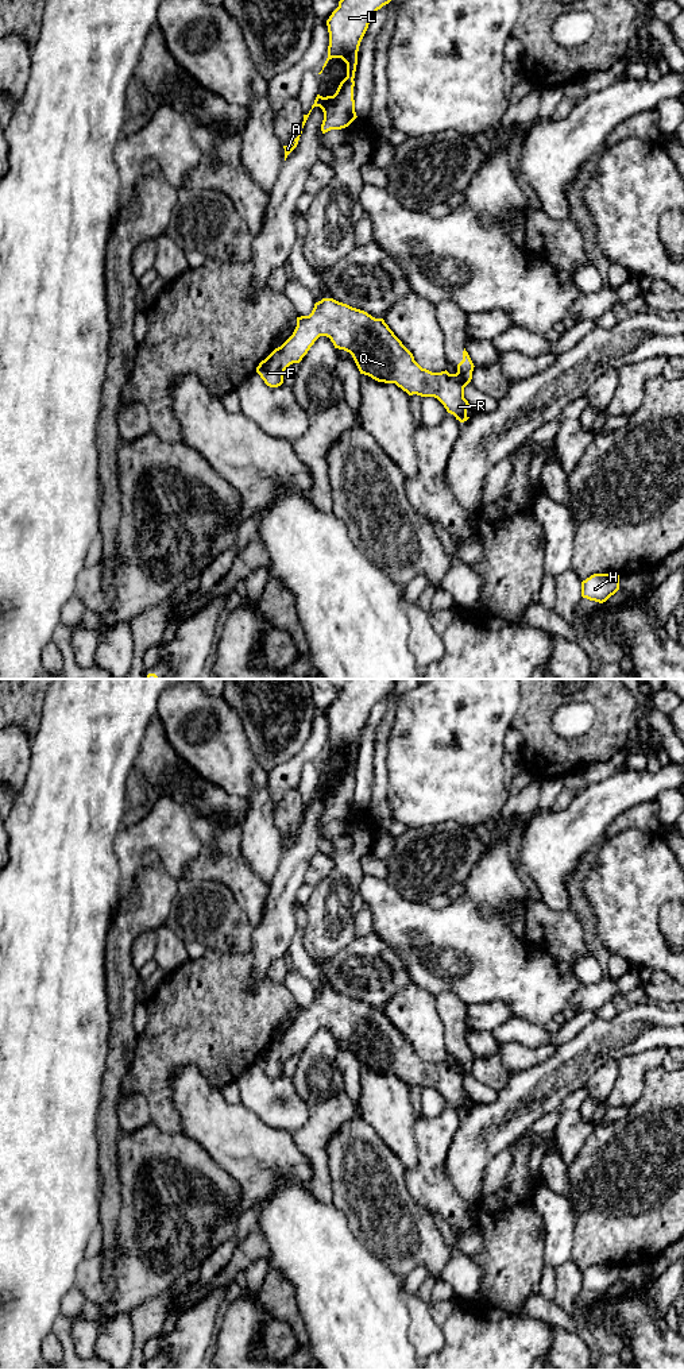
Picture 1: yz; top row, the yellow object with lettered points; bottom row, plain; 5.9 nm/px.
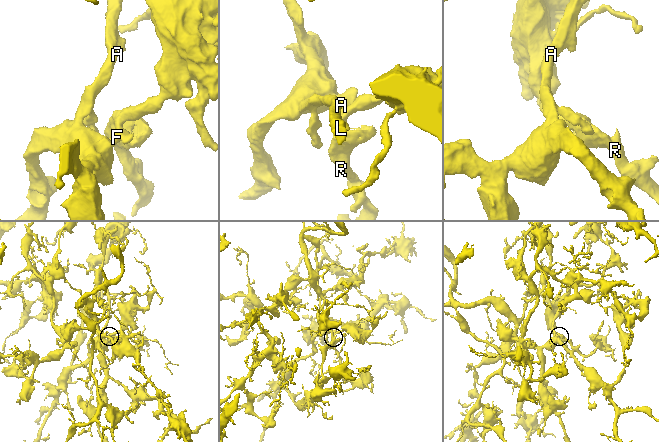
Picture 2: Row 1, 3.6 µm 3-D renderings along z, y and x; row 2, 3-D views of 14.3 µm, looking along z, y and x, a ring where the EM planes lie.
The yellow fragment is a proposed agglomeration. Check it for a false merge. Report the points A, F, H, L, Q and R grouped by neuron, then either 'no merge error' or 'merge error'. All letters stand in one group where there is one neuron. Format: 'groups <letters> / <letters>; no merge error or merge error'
groups A F H L Q R; no merge error

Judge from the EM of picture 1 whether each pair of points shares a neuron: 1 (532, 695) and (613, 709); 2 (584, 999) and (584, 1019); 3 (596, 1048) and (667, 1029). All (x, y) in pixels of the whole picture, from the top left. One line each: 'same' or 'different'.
1: same
2: different
3: same

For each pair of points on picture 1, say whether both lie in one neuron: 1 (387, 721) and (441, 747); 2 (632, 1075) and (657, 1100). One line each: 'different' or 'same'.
1: different
2: different

